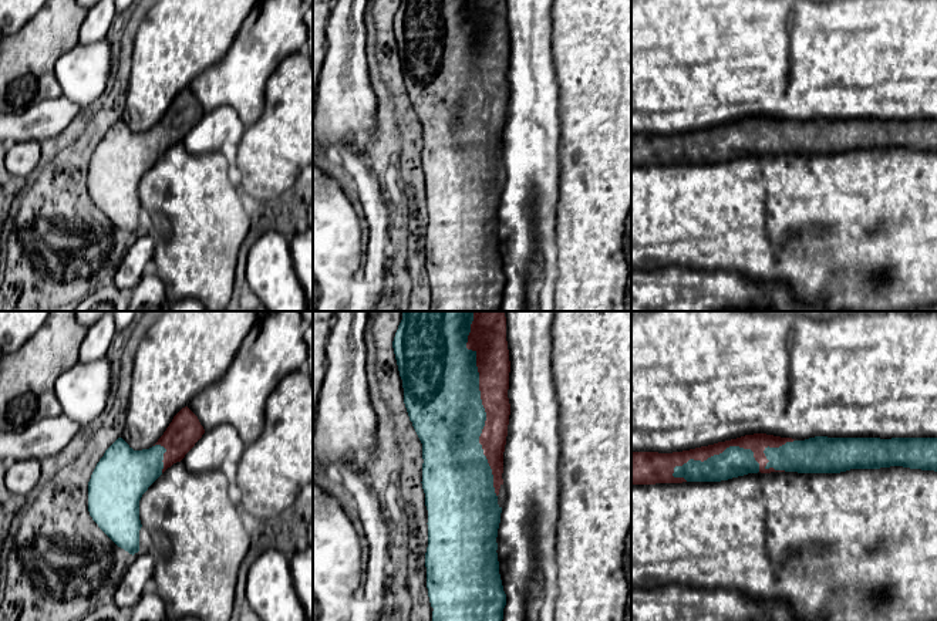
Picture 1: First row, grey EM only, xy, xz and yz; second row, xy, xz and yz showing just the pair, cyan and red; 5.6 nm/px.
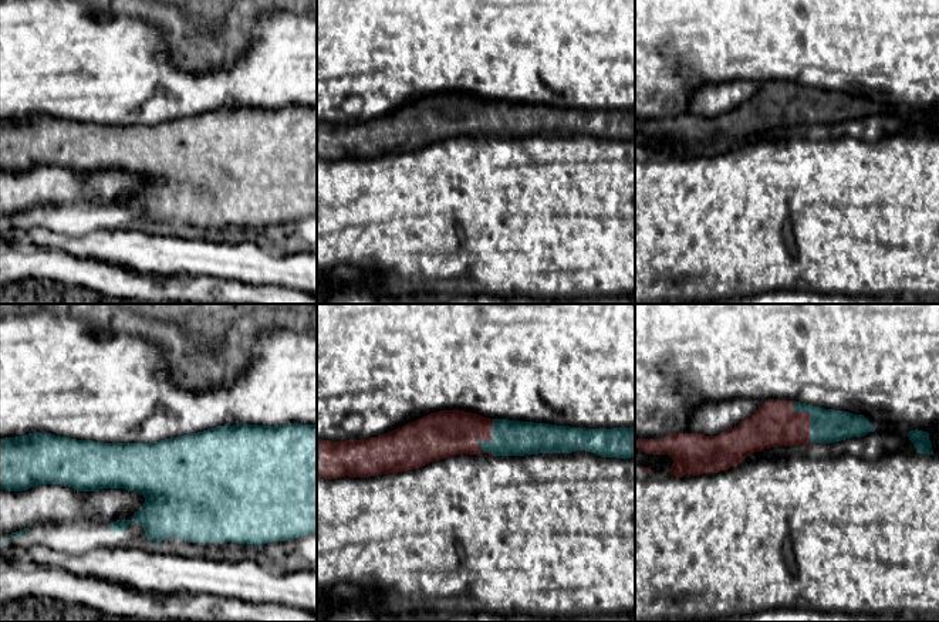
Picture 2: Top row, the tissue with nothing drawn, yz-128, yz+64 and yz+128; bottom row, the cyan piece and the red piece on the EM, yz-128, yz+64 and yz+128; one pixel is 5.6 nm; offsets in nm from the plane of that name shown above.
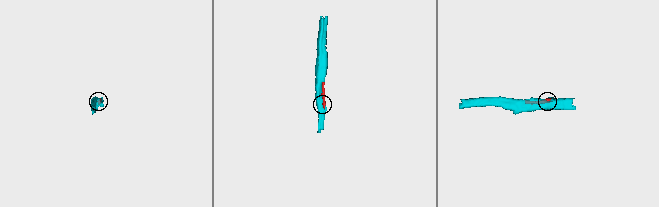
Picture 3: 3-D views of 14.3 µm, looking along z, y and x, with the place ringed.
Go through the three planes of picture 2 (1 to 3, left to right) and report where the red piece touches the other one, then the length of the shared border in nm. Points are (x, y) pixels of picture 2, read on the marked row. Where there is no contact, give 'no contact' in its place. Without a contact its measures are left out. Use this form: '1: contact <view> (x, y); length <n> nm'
1: no contact
2: contact yz+64 (487, 442); length 200 nm
3: contact yz+128 (810, 416); length 260 nm

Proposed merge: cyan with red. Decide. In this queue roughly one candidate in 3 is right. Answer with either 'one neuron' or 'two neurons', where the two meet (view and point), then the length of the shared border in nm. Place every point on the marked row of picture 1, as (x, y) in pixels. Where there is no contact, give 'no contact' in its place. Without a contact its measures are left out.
one neuron; meets cyan in xz at (481, 402); contact 1050 nm long

